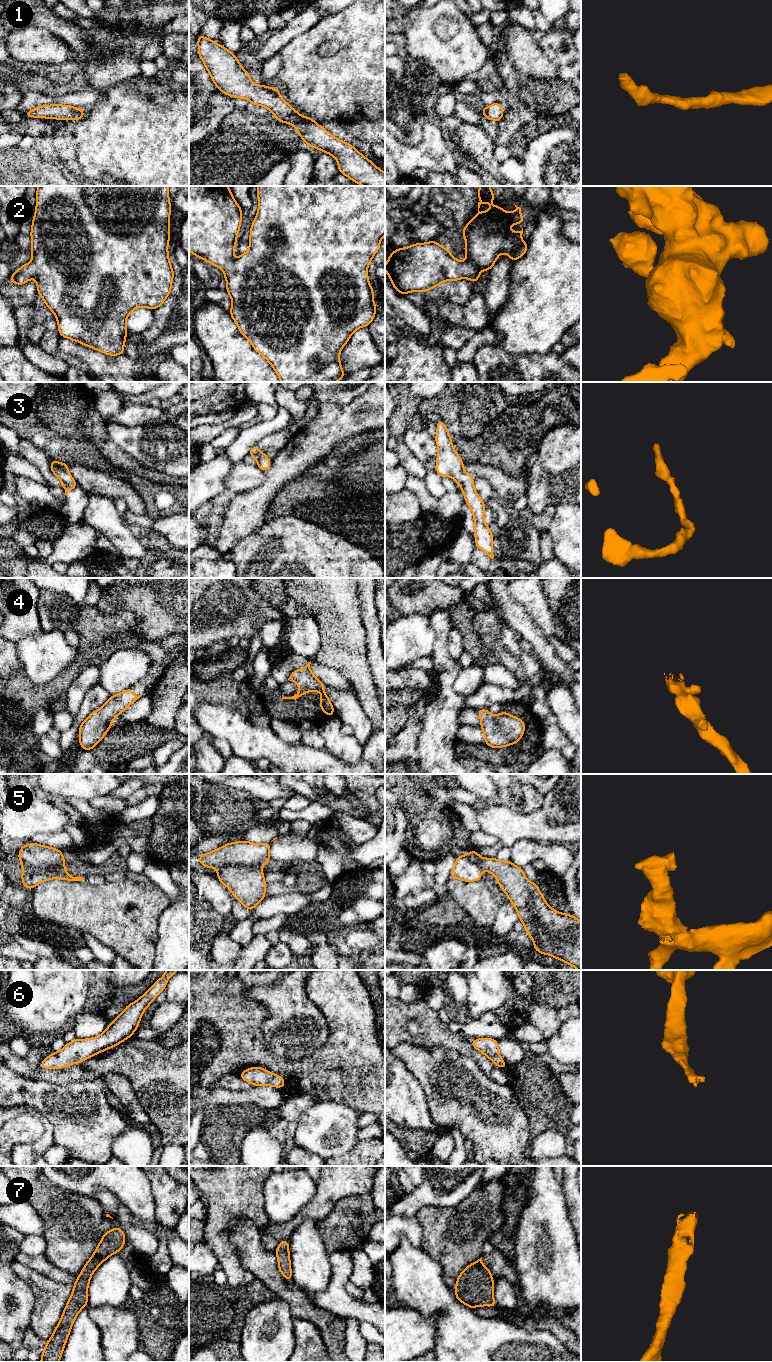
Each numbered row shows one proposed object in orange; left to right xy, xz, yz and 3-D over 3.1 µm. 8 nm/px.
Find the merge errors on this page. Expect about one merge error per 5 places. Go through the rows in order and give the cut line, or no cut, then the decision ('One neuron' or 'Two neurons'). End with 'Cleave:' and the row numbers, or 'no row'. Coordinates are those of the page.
1: No split. One neuron
2: No split. One neuron
3: No split. One neuron
4: No split. One neuron
5: No split. One neuron
6: No split. One neuron
7: No split. One neuron
Cleave: no row

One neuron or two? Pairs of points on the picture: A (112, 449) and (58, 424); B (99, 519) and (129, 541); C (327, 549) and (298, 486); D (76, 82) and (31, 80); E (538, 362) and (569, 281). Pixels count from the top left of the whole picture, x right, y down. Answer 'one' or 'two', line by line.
A: one
B: one
C: two
D: one
E: two

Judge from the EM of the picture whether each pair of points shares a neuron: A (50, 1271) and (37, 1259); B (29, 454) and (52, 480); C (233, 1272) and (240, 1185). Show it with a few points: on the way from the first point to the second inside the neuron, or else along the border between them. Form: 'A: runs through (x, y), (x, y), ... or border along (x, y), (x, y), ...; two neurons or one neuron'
A: runs through (47, 1269), (40, 1262); one neuron
B: runs through (36, 460), (47, 473); one neuron
C: runs through (224, 1250), (219, 1243), (219, 1217), (224, 1207); one neuron

